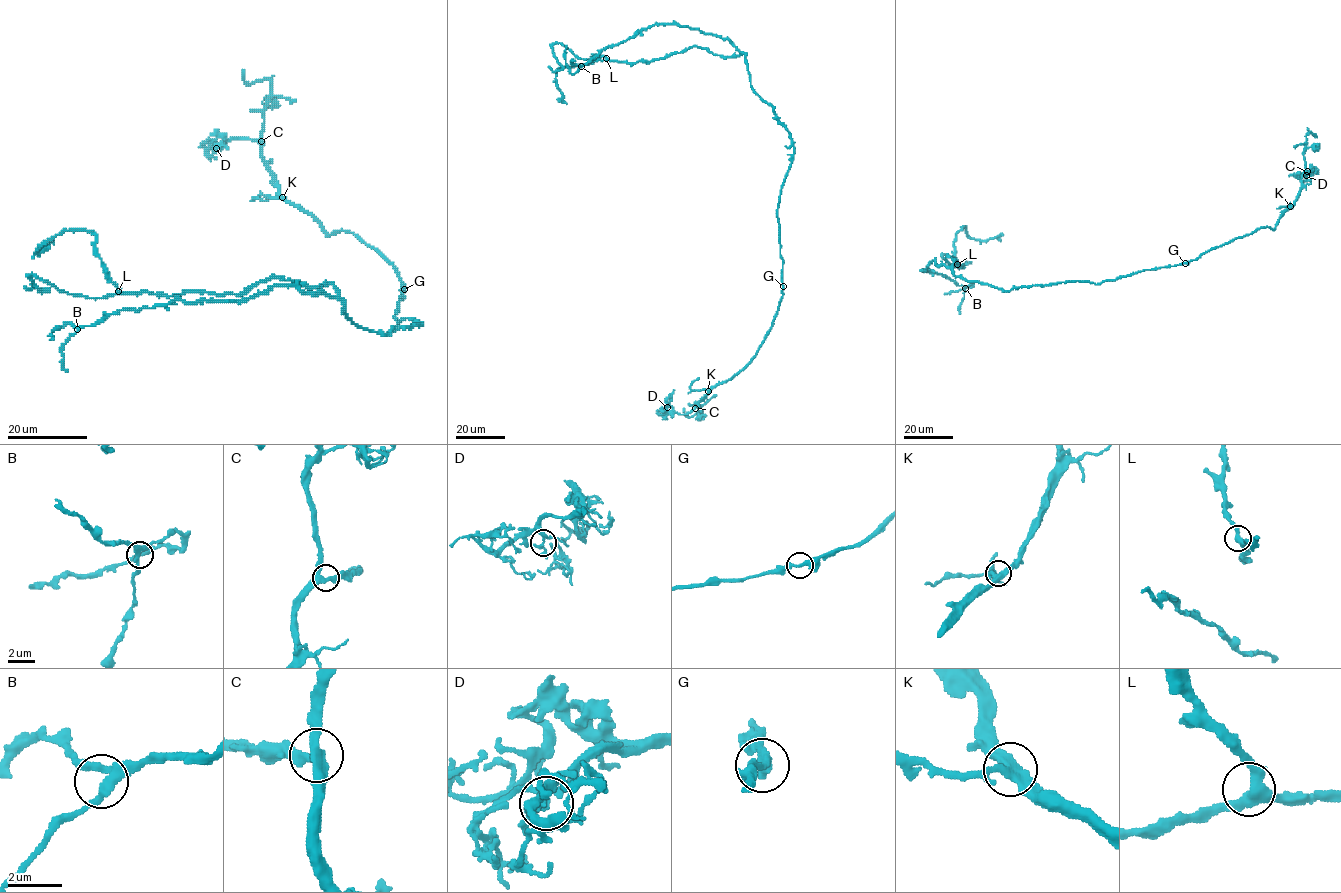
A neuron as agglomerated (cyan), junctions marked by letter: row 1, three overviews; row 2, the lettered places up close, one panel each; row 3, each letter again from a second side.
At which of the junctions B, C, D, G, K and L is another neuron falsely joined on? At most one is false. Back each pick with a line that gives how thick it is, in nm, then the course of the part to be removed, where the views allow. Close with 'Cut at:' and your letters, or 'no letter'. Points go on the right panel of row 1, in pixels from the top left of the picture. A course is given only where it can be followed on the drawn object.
Cut at: no letter

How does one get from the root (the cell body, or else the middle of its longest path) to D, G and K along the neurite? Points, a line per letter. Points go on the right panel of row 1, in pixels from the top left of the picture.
D: (1053, 284), (1100, 284), (1182, 264), (1260, 228), (1274, 229), (1294, 203), (1301, 176), (1313, 170), (1306, 175)
G: (1053, 284), (1071, 281), (1100, 284), (1145, 270), (1185, 263)
K: (1053, 284), (1071, 281), (1100, 284), (1145, 270), (1188, 262), (1260, 228), (1274, 229), (1290, 206)

